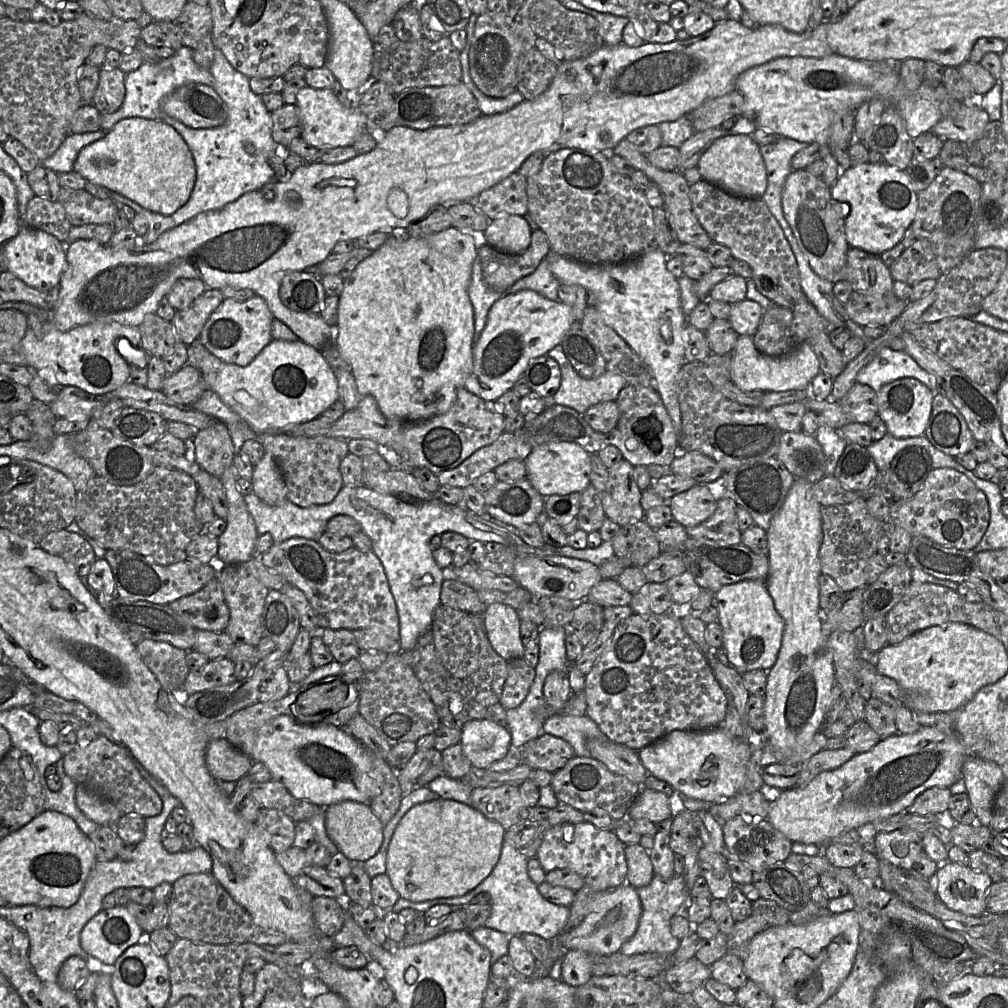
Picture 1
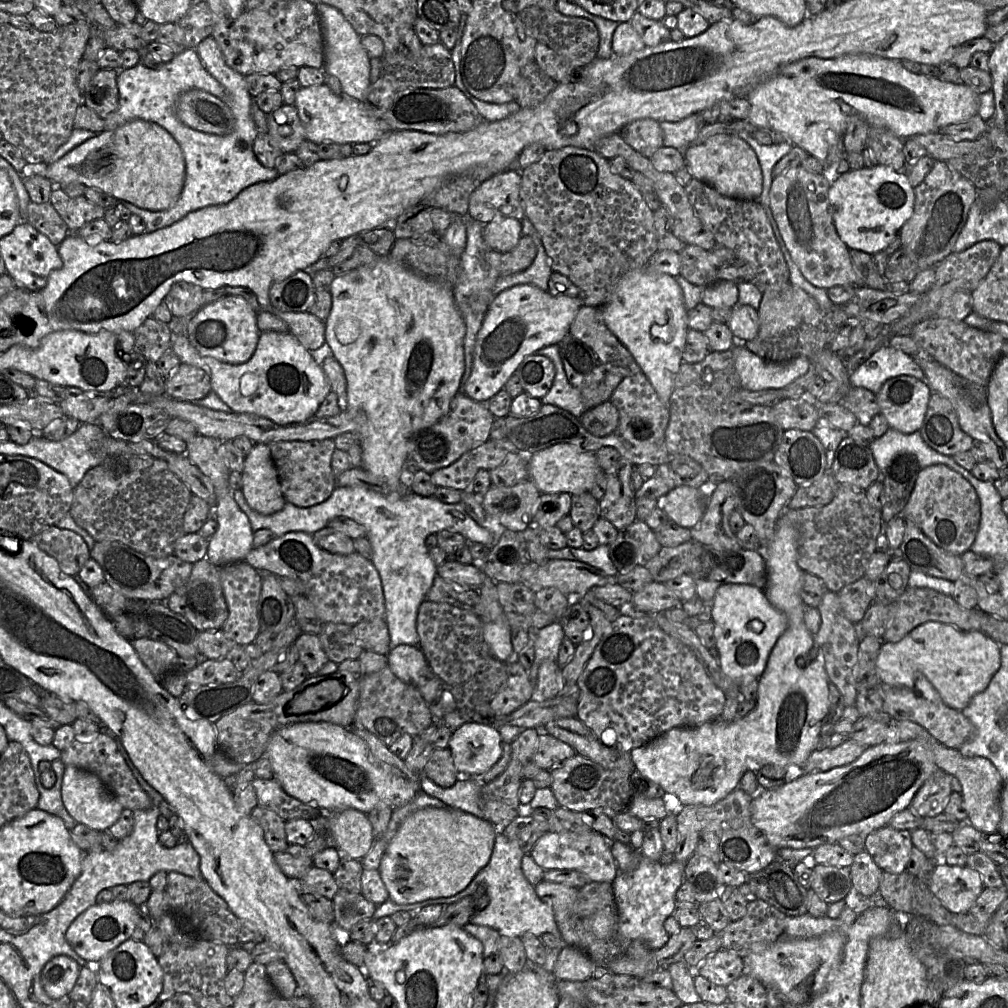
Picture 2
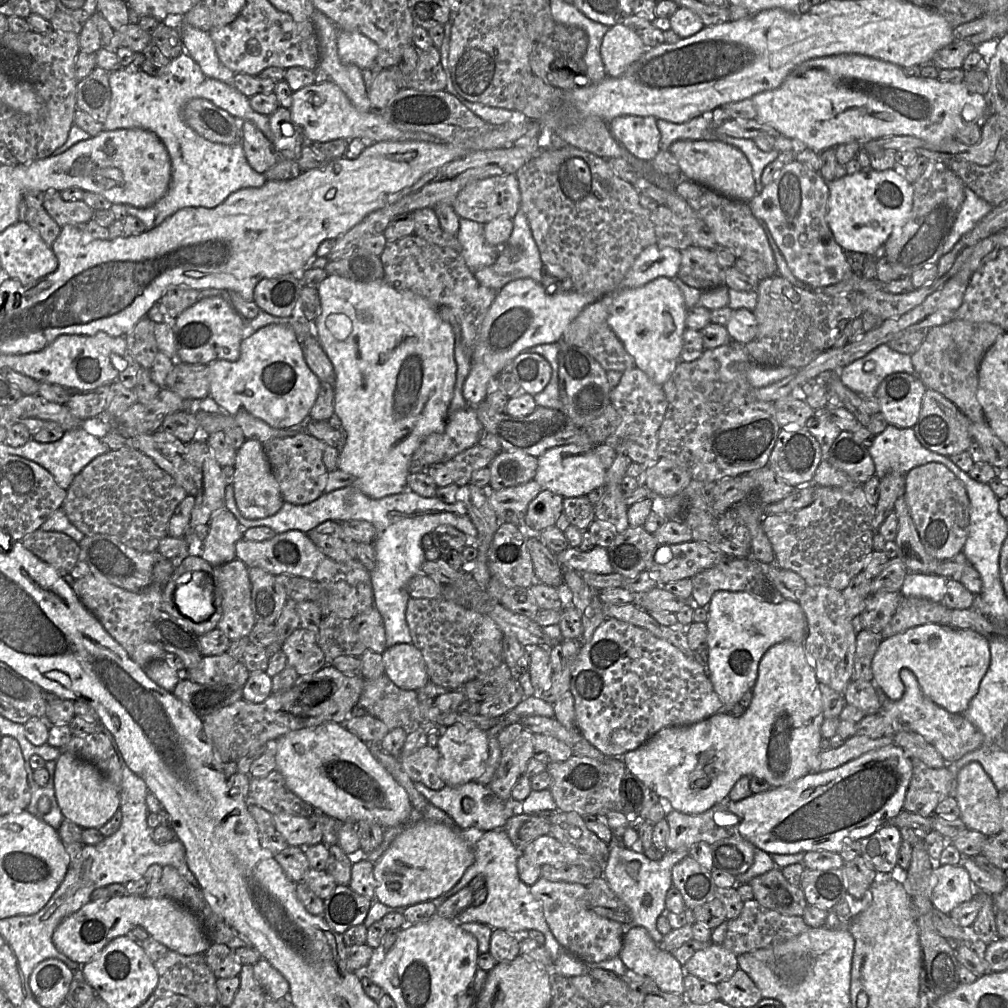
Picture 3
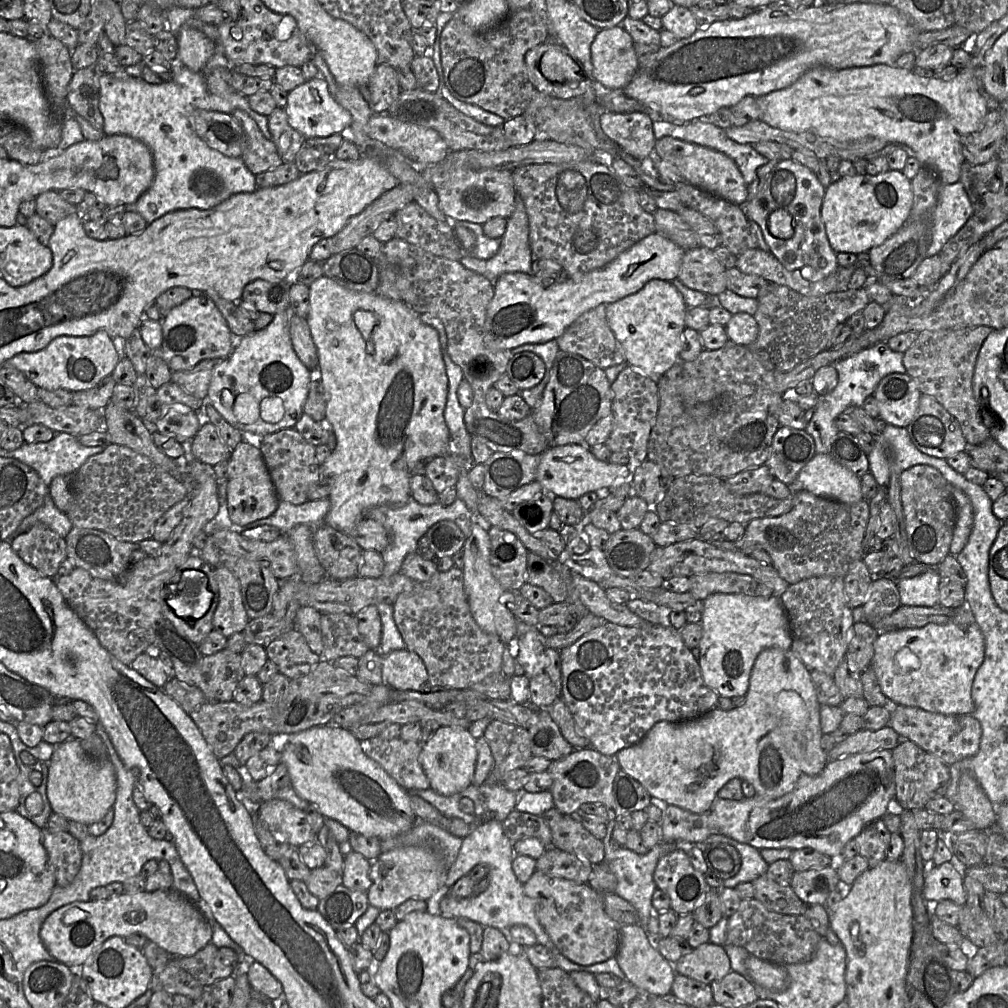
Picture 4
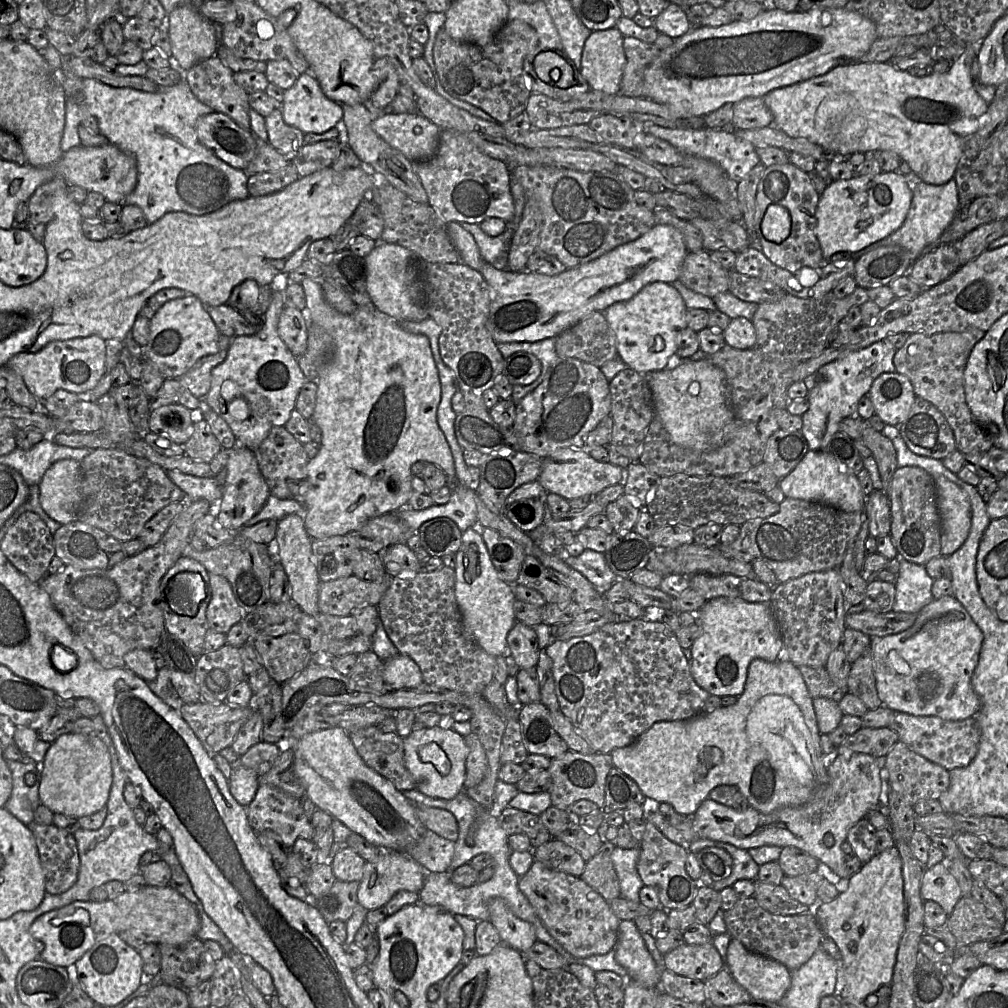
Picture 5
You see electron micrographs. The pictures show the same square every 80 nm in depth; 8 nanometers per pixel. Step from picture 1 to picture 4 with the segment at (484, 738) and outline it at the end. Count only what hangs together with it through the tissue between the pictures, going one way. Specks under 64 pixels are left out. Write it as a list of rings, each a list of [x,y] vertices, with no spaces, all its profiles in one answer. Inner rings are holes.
[[[440,726],[423,743],[419,762],[430,782],[430,788],[438,794],[450,796],[472,784],[477,761],[476,738],[468,729],[457,726]]]

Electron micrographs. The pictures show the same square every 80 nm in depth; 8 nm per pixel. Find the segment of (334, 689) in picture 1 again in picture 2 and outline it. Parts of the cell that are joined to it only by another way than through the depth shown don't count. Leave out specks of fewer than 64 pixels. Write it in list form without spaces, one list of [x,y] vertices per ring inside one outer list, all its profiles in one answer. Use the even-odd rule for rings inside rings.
[[[336,679],[309,686],[293,701],[290,713],[296,715],[316,713],[330,709],[344,695],[344,685]]]

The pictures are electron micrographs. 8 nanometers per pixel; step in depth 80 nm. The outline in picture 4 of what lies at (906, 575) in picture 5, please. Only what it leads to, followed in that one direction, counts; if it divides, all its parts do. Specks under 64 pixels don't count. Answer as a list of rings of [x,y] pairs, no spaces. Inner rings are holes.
[[[936,569],[905,578],[897,583],[900,603],[903,606],[934,607],[939,605],[941,577]]]

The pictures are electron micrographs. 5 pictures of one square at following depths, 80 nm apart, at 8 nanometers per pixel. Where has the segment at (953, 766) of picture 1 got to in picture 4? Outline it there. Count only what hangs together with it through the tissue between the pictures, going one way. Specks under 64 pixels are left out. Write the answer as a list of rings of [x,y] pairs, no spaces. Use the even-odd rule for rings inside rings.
[[[876,750],[828,760],[819,774],[802,774],[793,789],[781,797],[770,799],[755,795],[741,800],[716,798],[709,810],[717,818],[717,831],[740,843],[759,850],[811,848],[838,860],[846,842],[857,836],[868,824],[881,819],[895,808],[895,793],[892,750]]]

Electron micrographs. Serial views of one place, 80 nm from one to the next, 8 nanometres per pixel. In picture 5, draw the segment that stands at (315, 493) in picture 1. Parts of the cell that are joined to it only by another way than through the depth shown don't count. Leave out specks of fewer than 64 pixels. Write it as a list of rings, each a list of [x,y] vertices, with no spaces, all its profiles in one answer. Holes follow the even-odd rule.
[[[275,426],[255,454],[270,494],[281,500],[293,498],[288,484],[307,478],[309,458],[303,444],[284,426]]]

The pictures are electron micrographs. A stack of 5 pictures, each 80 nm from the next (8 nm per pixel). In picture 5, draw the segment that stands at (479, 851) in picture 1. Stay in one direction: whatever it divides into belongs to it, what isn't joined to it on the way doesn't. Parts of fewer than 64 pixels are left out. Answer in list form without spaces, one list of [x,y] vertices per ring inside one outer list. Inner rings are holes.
[[[382,850],[375,861],[366,862],[363,867],[363,878],[357,891],[358,903],[369,911],[384,907],[399,891],[419,893],[425,883],[426,874],[427,870],[404,852]]]

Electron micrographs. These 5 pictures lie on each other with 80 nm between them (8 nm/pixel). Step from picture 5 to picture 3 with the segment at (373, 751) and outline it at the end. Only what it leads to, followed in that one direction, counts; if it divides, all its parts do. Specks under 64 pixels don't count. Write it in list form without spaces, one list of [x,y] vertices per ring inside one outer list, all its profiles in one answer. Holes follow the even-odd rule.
[[[424,746],[408,756],[399,756],[404,771],[413,782],[420,782],[432,790],[446,784],[437,774],[439,752],[436,747]]]

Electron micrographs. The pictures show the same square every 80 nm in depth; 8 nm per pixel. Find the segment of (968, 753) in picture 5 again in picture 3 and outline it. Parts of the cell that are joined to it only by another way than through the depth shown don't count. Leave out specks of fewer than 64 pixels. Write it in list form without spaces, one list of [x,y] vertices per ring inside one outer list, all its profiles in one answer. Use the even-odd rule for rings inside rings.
[[[903,670],[901,679],[906,692],[901,699],[887,702],[882,709],[890,718],[893,734],[900,731],[913,731],[920,734],[935,747],[946,763],[955,762],[981,746],[983,742],[981,731],[965,715],[950,713],[925,696],[910,670]]]

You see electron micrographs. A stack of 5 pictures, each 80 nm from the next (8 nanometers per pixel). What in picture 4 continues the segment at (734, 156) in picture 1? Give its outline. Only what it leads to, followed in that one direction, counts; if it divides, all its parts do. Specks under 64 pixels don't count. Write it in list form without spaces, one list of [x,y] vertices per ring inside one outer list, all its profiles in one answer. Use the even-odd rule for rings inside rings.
[[[670,136],[656,140],[654,155],[671,162],[682,172],[686,182],[719,198],[743,207],[747,201],[747,184],[736,163],[727,155],[716,150],[686,142]]]

